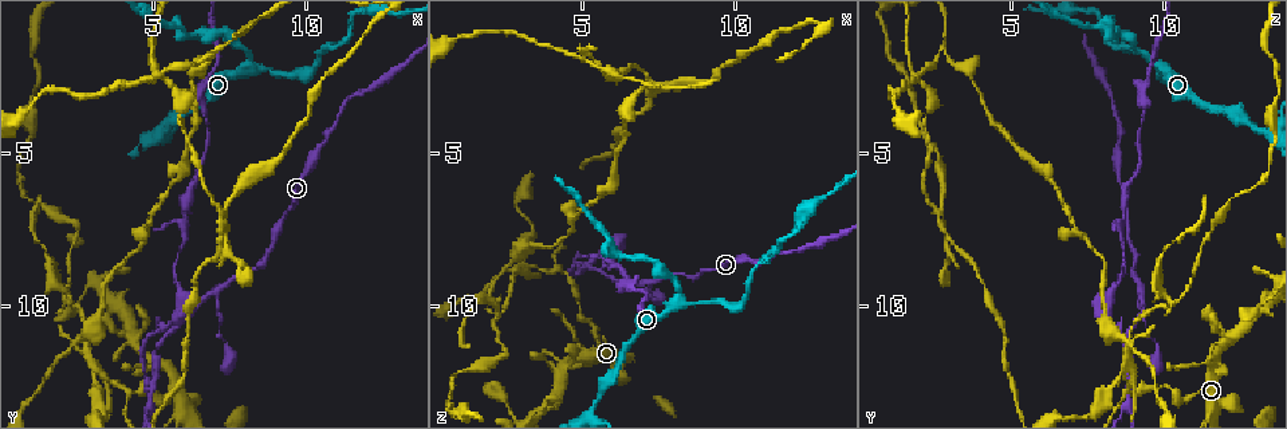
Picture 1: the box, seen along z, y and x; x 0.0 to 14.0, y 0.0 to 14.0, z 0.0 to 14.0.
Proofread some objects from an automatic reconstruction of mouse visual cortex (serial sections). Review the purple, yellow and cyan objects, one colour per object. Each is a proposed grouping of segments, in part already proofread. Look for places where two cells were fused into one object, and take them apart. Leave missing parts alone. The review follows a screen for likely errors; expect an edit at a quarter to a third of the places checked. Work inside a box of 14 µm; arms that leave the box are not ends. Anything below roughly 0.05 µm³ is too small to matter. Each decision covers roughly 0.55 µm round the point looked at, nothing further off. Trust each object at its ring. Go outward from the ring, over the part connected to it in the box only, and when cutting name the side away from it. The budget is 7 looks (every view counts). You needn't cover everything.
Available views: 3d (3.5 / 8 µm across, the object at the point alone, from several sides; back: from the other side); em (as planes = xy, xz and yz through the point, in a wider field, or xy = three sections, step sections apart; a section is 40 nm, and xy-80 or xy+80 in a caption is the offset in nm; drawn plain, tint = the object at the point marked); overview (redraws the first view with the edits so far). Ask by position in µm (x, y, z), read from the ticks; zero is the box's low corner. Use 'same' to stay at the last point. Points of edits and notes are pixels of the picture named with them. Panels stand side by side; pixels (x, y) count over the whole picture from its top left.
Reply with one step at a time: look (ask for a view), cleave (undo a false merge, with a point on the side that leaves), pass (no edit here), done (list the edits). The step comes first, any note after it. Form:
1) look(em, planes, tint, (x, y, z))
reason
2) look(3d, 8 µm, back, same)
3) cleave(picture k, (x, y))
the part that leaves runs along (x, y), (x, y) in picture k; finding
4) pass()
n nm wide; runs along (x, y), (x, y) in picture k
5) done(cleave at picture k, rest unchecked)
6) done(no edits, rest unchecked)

look(3d, 3.5 µm, (5.4, 13.0, 10.6))
abrupt turn

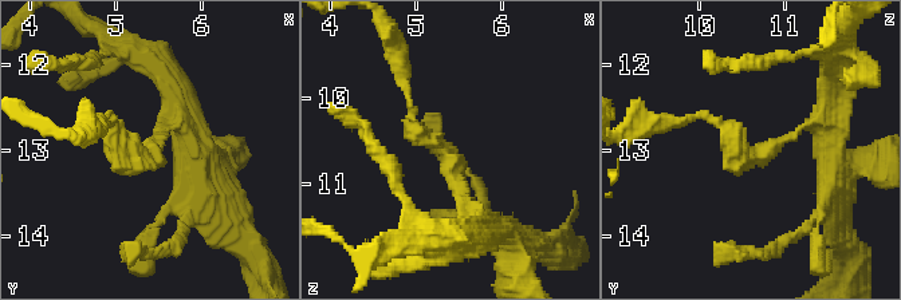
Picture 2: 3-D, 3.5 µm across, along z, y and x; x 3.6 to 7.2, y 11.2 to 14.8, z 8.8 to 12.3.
cleave(picture 2, (114, 157))
arms of 100, 100 nm; the part that leaves runs along (145, 157), (101, 123) in picture 2; two cells meet here

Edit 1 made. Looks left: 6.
look(3d, 3.5 µm, (7.0, 9.6, 9.3))
side arm on a straight run

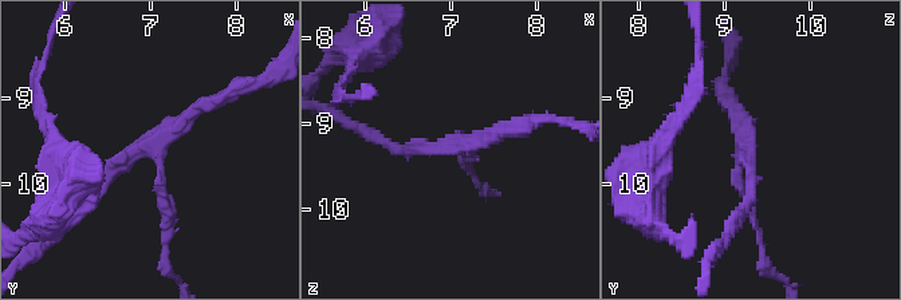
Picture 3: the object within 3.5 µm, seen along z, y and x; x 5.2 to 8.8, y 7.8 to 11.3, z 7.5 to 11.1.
look(em, planes, plain, (7.05, 9.50, 9.20))
3 arms; arms of 150, 150, 200 nm

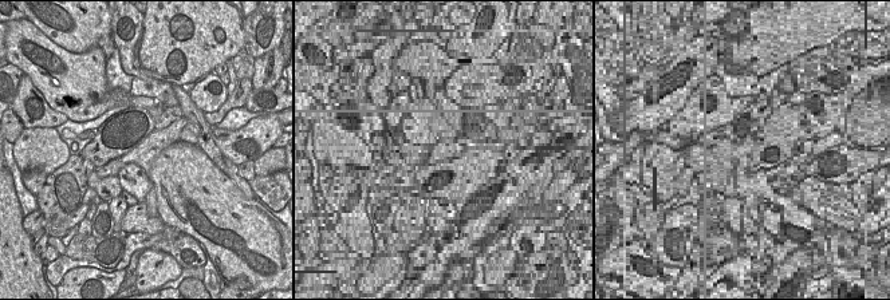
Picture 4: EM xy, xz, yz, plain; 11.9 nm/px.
look(em, planes, tint, same)
where the object lies

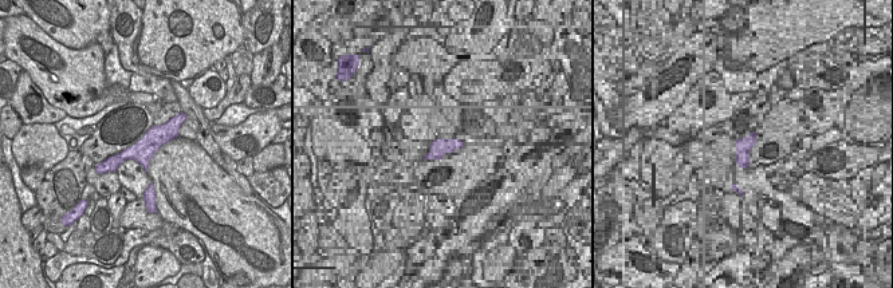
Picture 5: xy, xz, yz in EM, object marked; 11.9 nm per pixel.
pass()
runs along (176, 121), (141, 152), (106, 168) in picture 5; continuous, no second cell

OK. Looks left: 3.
look(3d, 3.5 µm, back, (5.0, 12.3, 8.9))

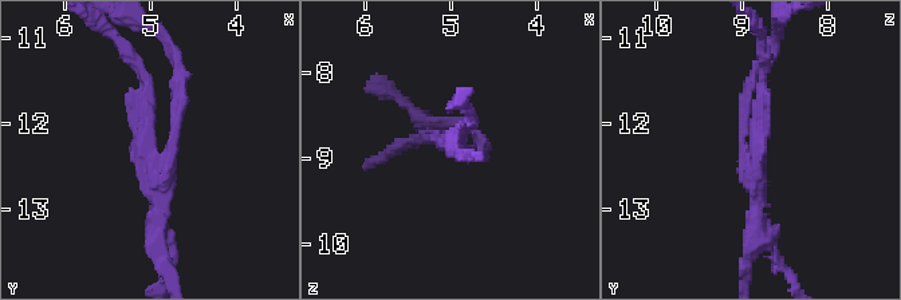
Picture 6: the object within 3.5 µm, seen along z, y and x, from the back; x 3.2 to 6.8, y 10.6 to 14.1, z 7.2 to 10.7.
look(em, xy, step 1, tint, (5.05, 12.35, 8.90))
3 arms; arms of 150, 150, 200 nm; need the tissue

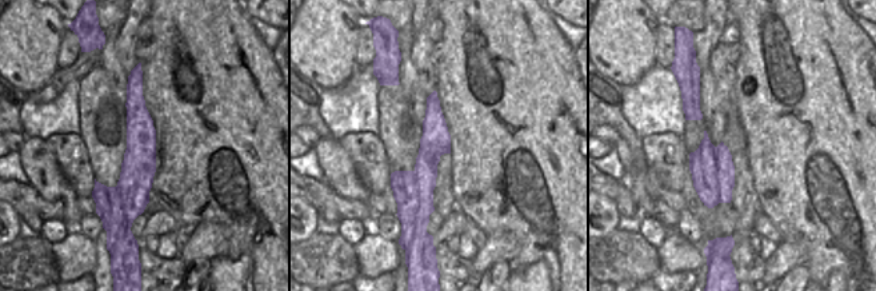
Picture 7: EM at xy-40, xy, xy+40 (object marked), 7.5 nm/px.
cleave(picture 6, (747, 105))
border along (715, 147), (719, 202) in picture 7; two cells meet here

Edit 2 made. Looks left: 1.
done(cleave at picture 2, cleave at picture 6, rest unchecked)

